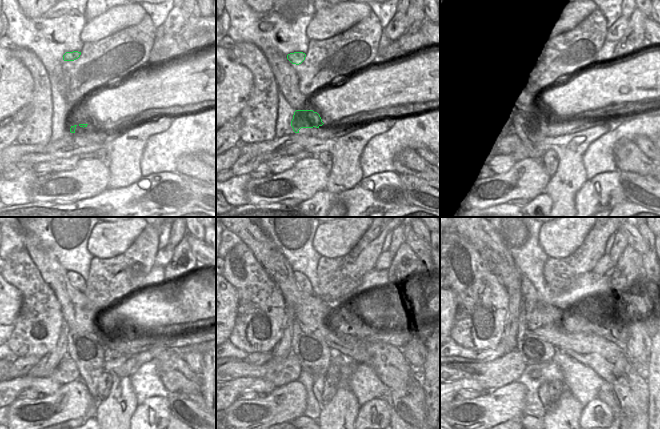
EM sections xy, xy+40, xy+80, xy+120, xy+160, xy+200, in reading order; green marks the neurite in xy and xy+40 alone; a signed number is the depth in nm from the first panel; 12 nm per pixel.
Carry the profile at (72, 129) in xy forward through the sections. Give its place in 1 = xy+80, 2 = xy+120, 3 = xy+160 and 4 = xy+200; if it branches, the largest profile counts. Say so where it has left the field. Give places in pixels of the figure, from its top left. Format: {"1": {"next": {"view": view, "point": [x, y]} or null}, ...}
{"1": {"next": {"view": "xy+80", "point": [527, 122]}}, "2": {"next": {"view": "xy+120", "point": [79, 346]}}, "3": {"next": {"view": "xy+160", "point": [304, 346]}}, "4": {"next": {"view": "xy+200", "point": [530, 345]}}}

